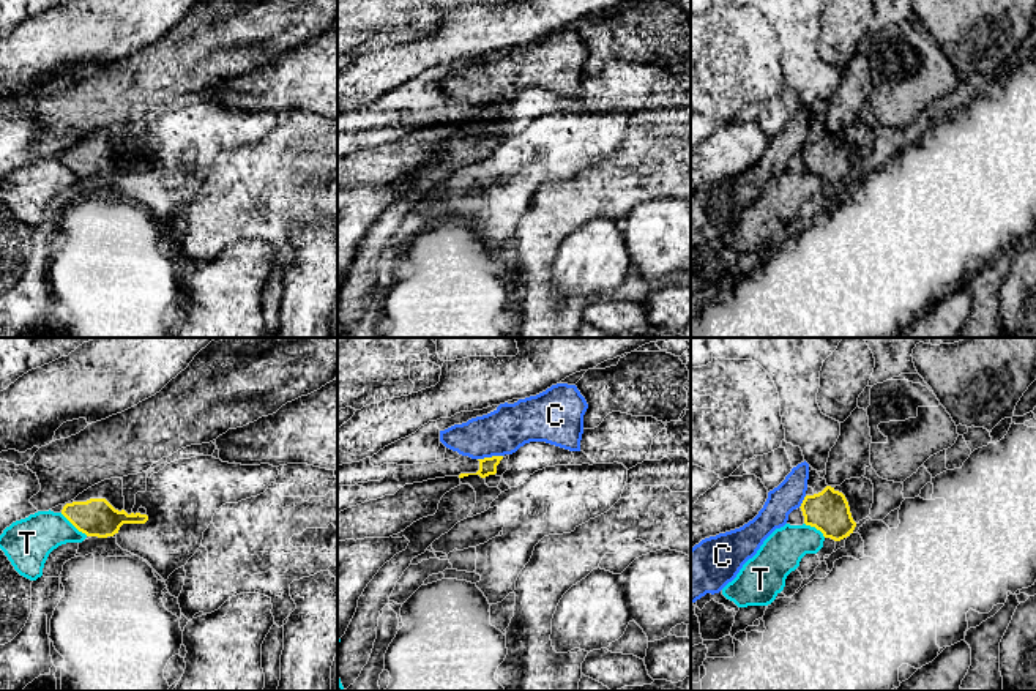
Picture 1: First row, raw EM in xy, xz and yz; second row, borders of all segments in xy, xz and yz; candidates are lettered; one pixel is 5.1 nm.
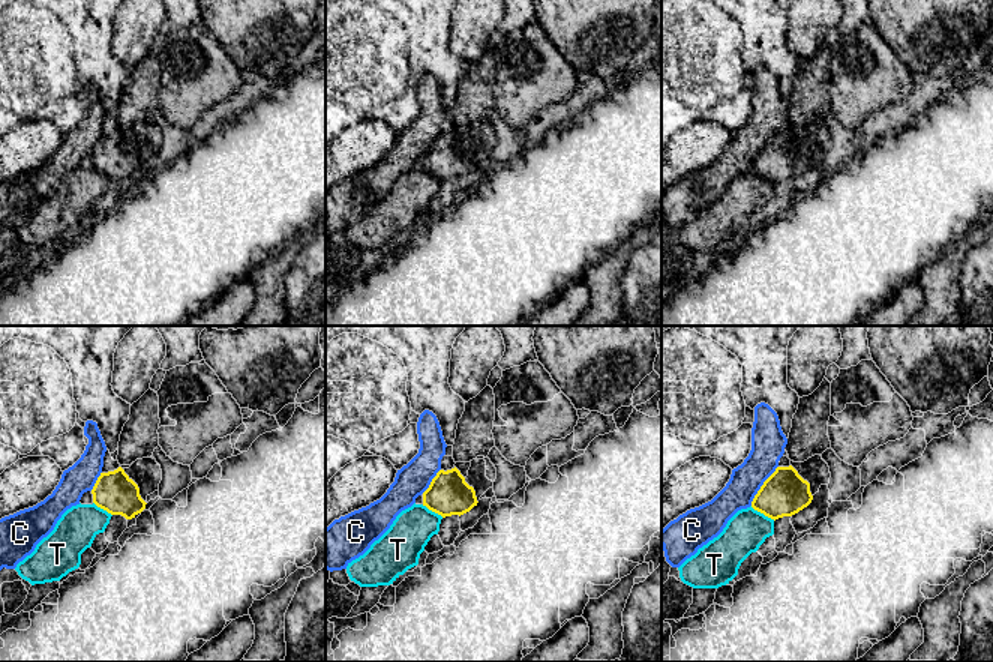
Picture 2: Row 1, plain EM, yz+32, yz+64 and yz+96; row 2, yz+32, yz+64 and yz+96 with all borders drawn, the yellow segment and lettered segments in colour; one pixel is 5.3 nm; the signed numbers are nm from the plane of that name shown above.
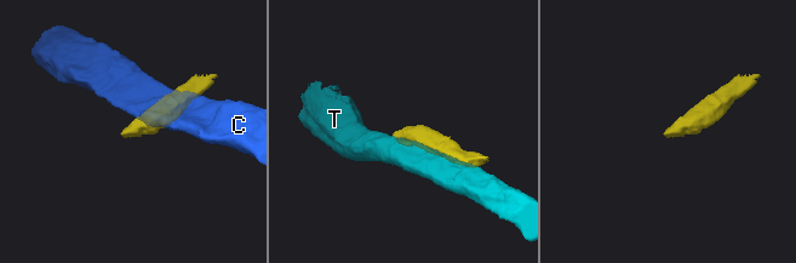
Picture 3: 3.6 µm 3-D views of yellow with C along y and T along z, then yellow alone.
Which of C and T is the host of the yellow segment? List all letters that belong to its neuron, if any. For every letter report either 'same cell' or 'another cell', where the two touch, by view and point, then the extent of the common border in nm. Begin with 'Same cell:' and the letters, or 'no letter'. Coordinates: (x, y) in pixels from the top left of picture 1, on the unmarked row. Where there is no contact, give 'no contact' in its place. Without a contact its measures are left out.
Same cell: no letter
C: another cell; meets yellow in xz at (489, 104); contact 130 nm long
T: another cell; meets yellow in xy at (74, 172); contact 180 nm long

